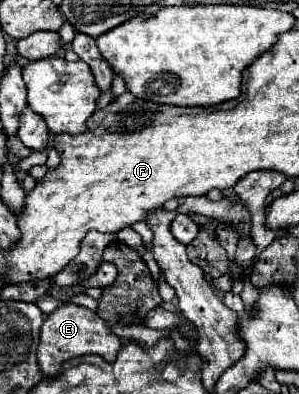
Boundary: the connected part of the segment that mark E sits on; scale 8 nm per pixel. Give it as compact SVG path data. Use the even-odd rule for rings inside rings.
M61 305L57 311L47 315L41 327L41 343L37 347L37 359L43 375L57 377L63 371L63 363L83 357L83 355L99 355L107 361L113 361L121 349L119 337L111 331L111 327L93 311L79 305Z

